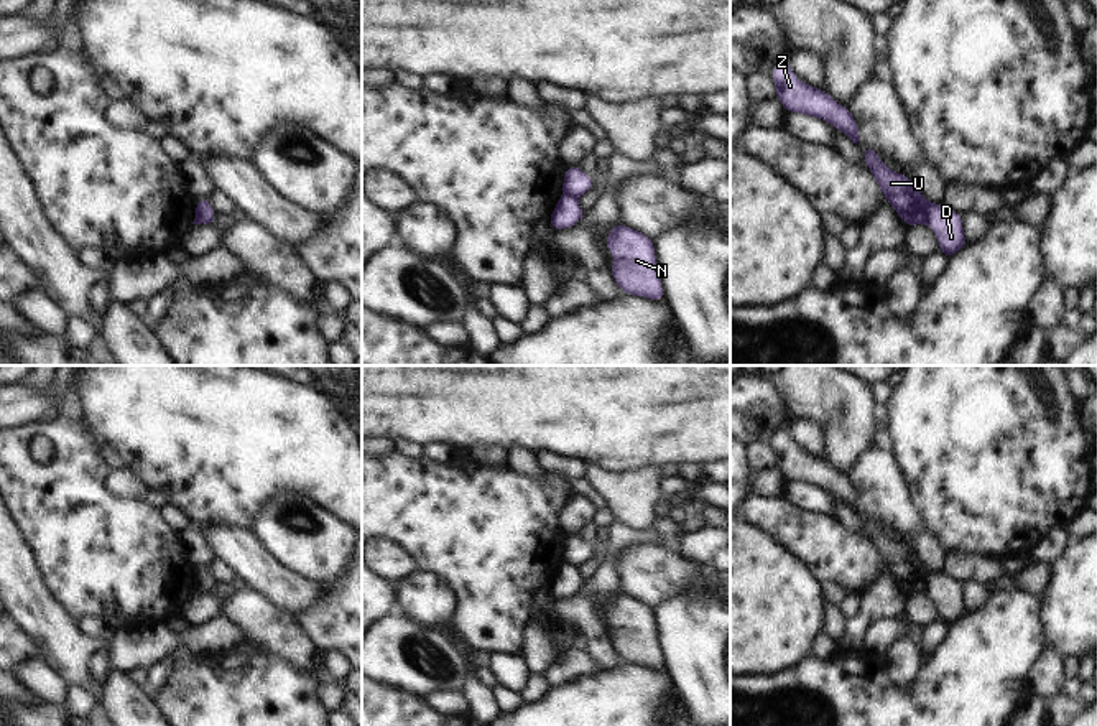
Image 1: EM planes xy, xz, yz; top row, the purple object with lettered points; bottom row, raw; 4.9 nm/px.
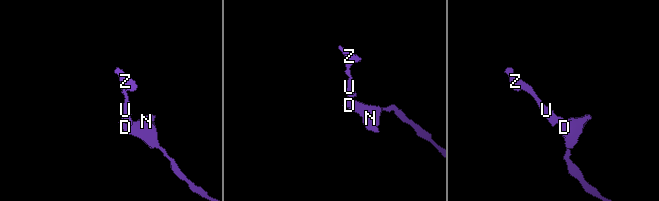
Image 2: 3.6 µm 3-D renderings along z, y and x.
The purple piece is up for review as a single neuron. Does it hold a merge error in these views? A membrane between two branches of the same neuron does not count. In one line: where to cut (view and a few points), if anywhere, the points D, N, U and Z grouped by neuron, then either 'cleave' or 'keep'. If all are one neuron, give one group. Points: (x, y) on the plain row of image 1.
yz (931, 573), (925, 591) | D N / U Z | cleave

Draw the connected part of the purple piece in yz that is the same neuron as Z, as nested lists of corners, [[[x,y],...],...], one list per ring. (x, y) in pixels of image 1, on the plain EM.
[[[778,428],[770,444],[776,456],[776,466],[785,479],[794,482],[806,482],[809,486],[826,489],[839,500],[845,502],[855,514],[859,512],[860,497],[849,476],[837,472],[824,458],[804,453],[799,446],[793,443],[788,428]]]

